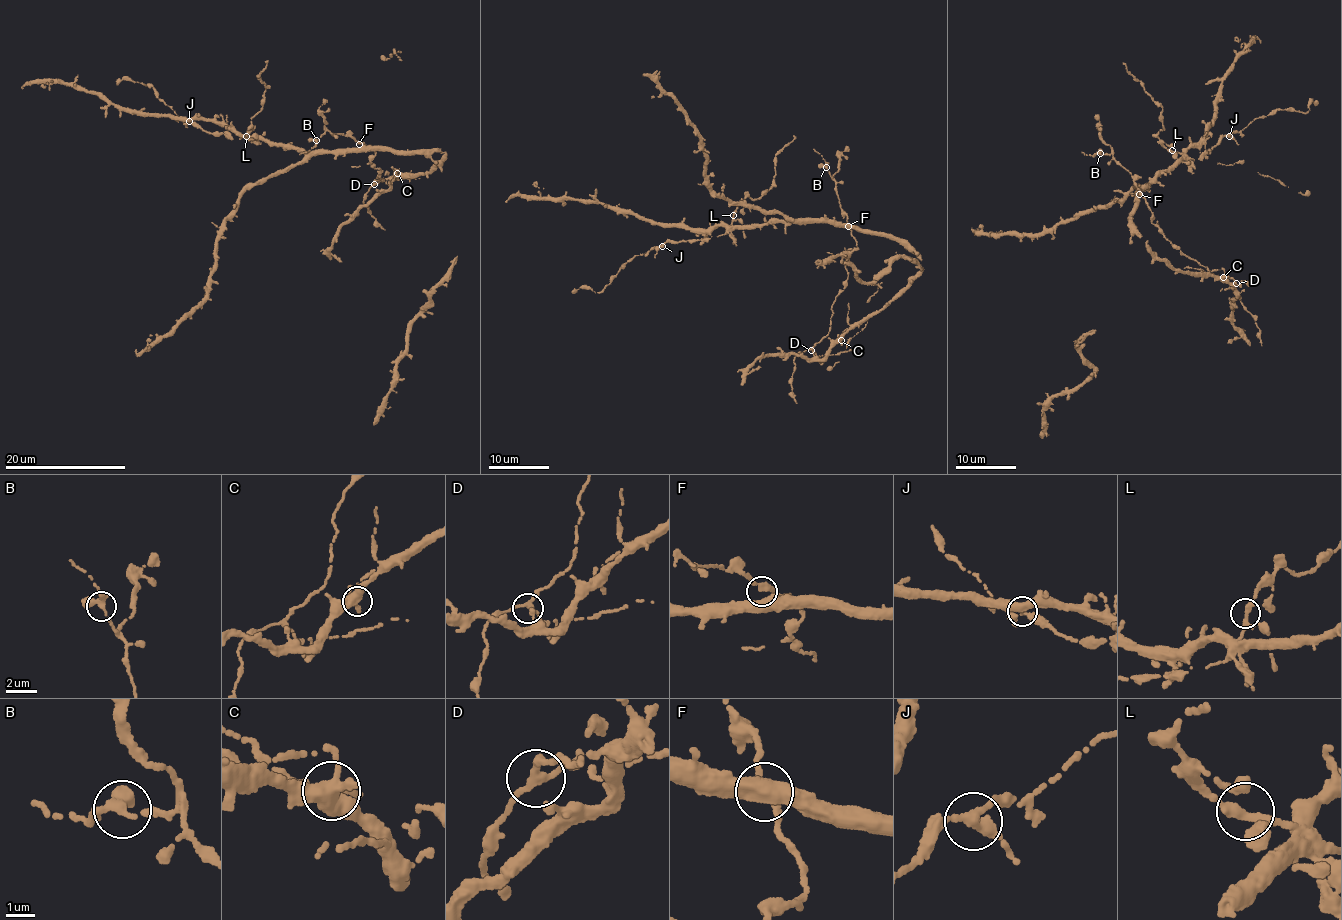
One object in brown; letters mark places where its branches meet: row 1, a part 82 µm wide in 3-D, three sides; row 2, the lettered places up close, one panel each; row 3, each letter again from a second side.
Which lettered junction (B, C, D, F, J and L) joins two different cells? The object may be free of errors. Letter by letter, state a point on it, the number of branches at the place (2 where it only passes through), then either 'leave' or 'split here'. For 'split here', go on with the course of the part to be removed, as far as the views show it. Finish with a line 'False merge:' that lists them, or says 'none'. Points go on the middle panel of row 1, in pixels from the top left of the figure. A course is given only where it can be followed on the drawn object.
B: place (826, 167); branches 3; leave
C: place (841, 340); branches 3; leave
D: place (811, 350); branches 3; leave
F: place (848, 226); branches 3; leave
J: place (662, 246); branches 3; leave
L: place (733, 215); branches 3; leave
False merge: none

